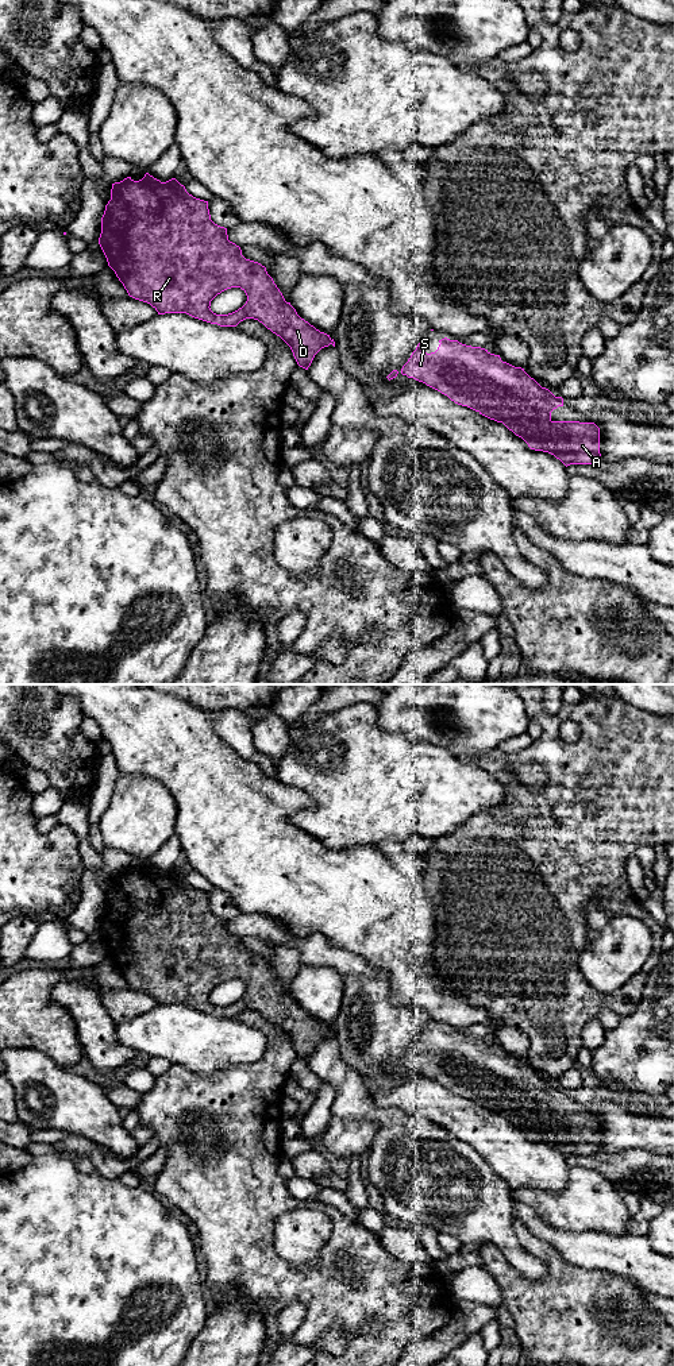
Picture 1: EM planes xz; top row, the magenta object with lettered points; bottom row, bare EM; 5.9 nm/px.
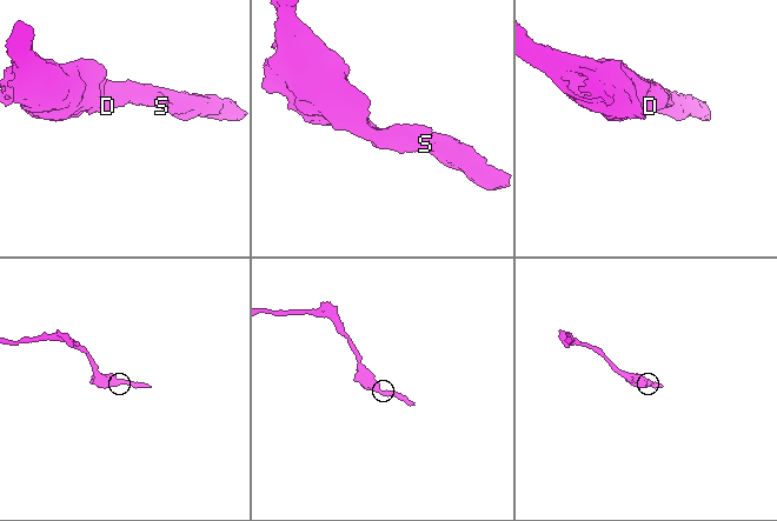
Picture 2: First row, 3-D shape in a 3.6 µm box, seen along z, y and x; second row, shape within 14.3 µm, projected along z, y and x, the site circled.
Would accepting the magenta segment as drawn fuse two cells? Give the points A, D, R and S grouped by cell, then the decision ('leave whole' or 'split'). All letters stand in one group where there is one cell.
A D R S | leave whole

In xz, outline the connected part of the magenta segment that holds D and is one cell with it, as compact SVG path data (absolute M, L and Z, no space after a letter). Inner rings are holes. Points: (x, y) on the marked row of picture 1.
M149 173L139 181L131 177L112 184L111 200L105 205L101 217L101 234L99 244L107 258L108 266L115 271L128 296L150 304L158 315L186 313L195 319L217 324L220 327L236 327L246 319L262 323L267 329L280 336L292 350L297 364L305 370L311 366L315 355L332 344L330 335L320 332L301 319L296 309L286 302L282 293L267 274L266 267L258 262L246 259L239 246L228 240L227 228L211 220L208 201L189 194L176 178L161 182ZM240 288L246 296L246 304L228 315L216 315L211 310L211 301L222 292Z

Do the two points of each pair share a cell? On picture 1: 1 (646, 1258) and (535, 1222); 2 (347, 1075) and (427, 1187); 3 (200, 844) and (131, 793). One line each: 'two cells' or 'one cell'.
1: one cell
2: one cell
3: two cells

